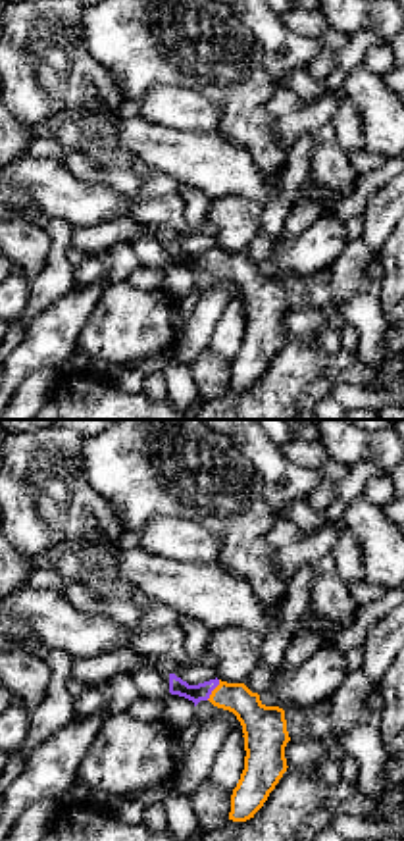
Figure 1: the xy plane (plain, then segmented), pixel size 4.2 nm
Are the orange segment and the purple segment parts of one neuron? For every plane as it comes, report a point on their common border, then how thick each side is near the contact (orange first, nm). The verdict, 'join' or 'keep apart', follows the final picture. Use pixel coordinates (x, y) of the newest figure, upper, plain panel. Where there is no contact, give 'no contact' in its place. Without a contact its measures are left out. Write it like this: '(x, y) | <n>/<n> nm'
(214, 258) | 160/70 nm

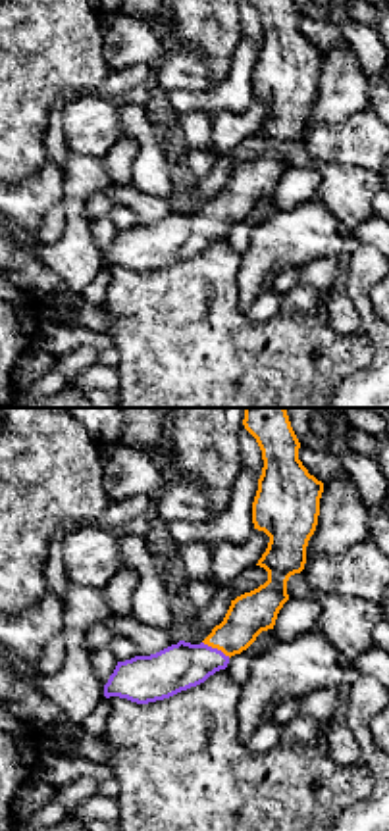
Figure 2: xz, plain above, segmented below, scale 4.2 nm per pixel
(216, 216) | 180/190 nm

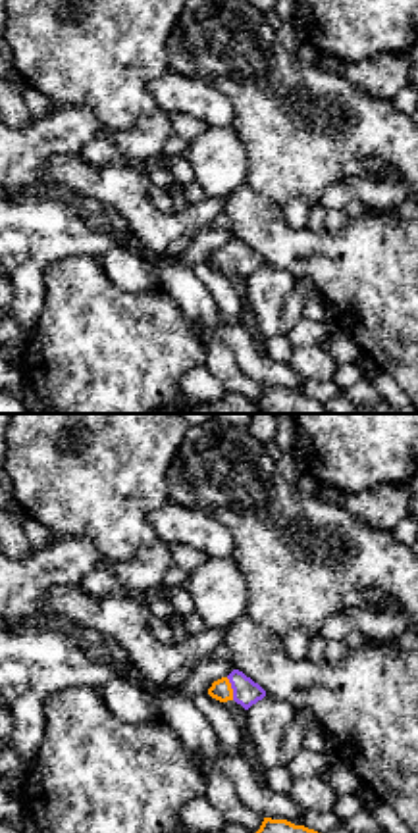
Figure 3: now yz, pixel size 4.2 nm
(232, 258) | 90/110 nm

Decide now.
join

